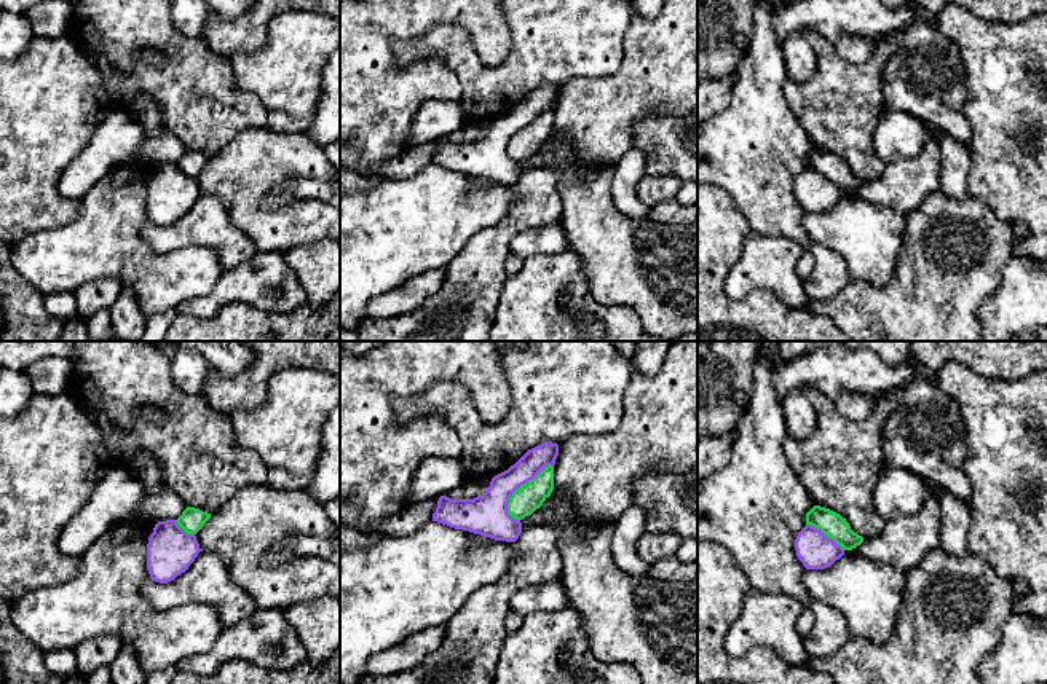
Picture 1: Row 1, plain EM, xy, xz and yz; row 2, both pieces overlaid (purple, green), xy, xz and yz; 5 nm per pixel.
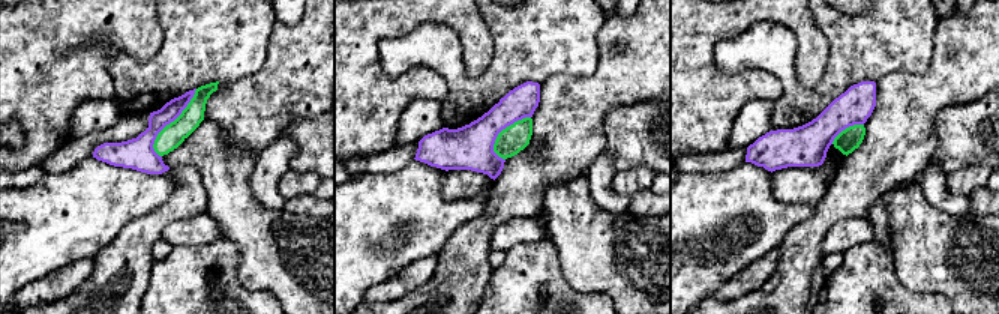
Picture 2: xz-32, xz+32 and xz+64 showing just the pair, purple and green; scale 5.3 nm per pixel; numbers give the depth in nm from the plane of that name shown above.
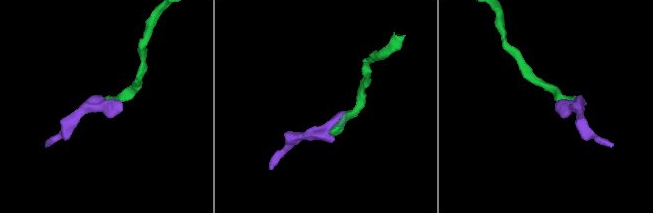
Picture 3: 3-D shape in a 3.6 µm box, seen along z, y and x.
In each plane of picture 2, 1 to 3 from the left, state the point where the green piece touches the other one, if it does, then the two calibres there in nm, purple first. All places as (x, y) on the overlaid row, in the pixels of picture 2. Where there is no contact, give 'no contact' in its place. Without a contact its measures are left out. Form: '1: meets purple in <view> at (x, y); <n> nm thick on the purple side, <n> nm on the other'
1: meets purple in xz-32 at (170, 122); 170 nm thick on the purple side, 120 nm on the other
2: meets purple in xz+32 at (501, 129); 240 nm thick on the purple side, 150 nm on the other
3: meets purple in xz+64 at (846, 126); 220 nm thick on the purple side, 120 nm on the other

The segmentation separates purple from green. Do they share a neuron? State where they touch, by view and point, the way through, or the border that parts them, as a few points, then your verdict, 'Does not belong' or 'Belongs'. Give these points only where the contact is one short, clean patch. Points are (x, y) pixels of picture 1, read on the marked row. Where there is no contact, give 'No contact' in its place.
Touches purple at xz (519, 487). Boundary: xz (553, 464), (513, 493), (508, 503), (508, 514), (513, 518). Does not belong

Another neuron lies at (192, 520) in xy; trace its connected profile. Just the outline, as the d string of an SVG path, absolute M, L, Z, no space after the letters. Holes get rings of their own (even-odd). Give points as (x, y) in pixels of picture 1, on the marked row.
M187 507L176 521L187 534L196 534L209 518L211 513Z

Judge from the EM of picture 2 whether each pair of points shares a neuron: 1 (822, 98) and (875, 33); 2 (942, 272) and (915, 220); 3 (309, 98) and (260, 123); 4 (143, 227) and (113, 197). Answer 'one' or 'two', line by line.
1: one
2: one
3: one
4: two

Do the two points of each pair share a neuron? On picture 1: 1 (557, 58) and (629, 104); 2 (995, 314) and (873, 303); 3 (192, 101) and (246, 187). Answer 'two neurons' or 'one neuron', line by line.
1: two neurons
2: two neurons
3: two neurons

